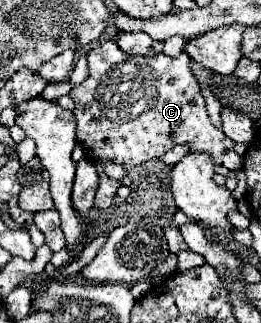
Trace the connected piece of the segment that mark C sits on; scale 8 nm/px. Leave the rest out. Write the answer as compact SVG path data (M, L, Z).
M110 41L89 50L89 76L71 90L71 98L75 100L77 140L95 162L99 174L95 207L107 209L113 205L114 196L122 185L103 172L103 160L135 166L151 158L161 158L175 144L191 144L191 150L211 154L215 162L225 168L243 166L243 158L233 150L233 142L209 122L201 86L189 68L191 58L185 50L181 52L183 54L177 58L169 58L163 52L151 58L131 56Z

